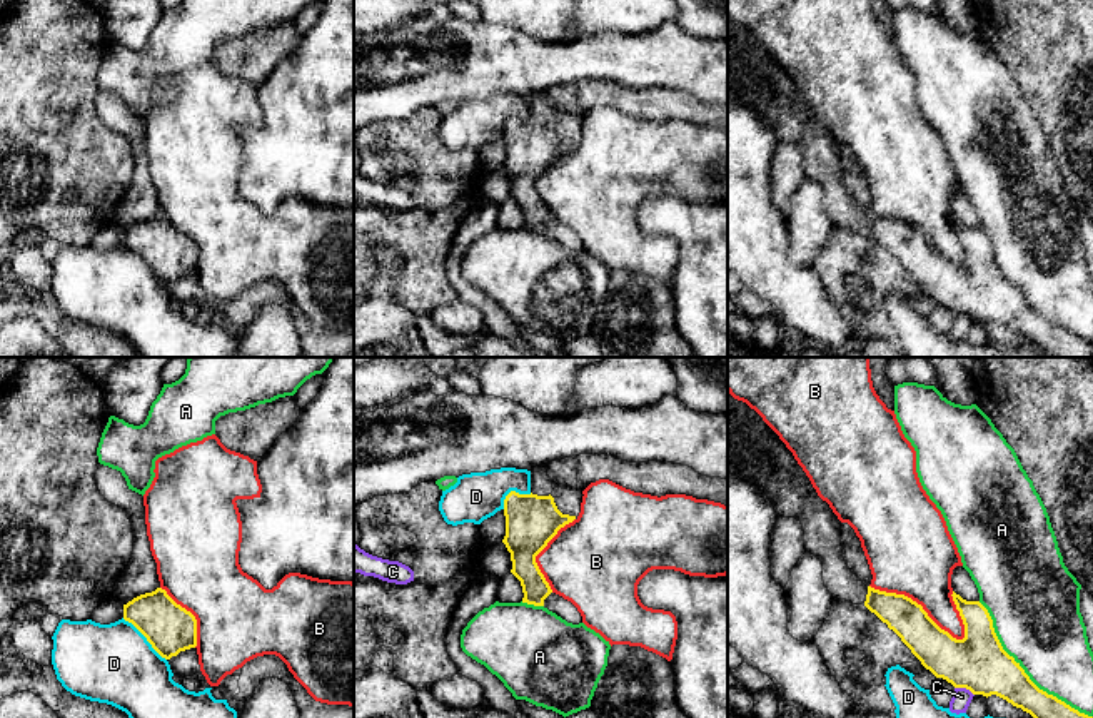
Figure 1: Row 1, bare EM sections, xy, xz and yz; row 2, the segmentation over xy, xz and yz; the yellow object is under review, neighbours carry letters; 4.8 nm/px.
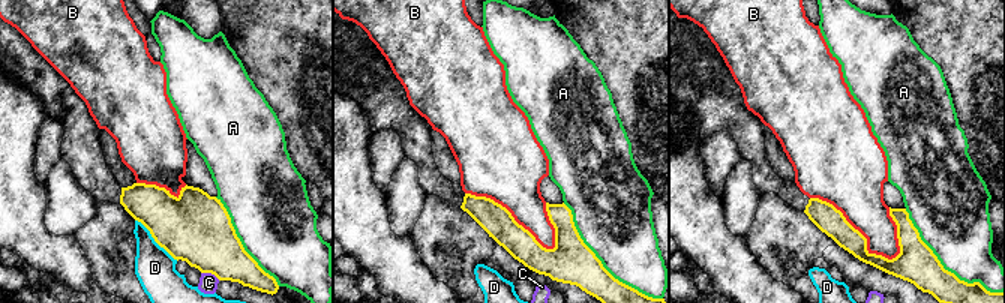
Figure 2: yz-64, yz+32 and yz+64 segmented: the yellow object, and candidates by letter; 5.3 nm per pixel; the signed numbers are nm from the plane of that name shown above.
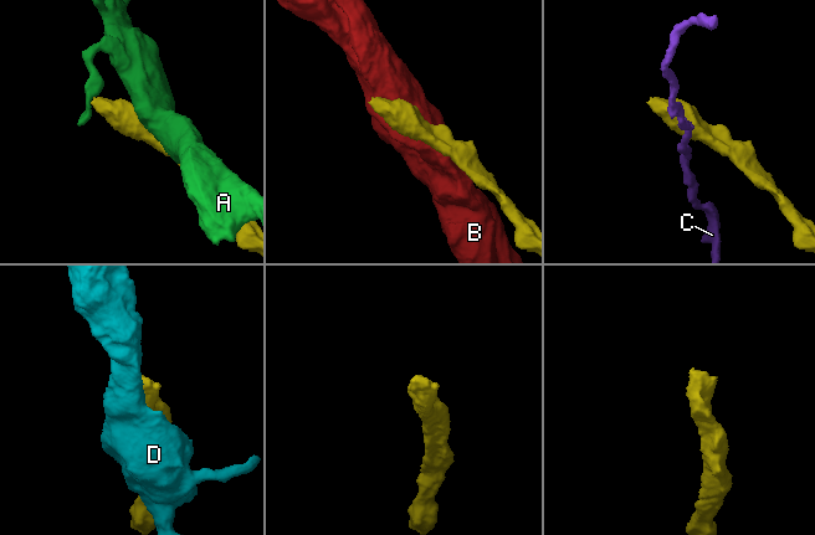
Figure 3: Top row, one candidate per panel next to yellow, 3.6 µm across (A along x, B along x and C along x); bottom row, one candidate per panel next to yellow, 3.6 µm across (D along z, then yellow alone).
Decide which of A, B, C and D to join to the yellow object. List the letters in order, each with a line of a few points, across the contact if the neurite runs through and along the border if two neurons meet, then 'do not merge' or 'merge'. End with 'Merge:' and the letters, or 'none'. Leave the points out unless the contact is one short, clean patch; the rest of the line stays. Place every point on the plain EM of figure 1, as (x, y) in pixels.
A: do not merge
B: do not merge
C: yz (955, 313), (965, 313), (973, 321) | do not merge
D: do not merge
Merge: none

